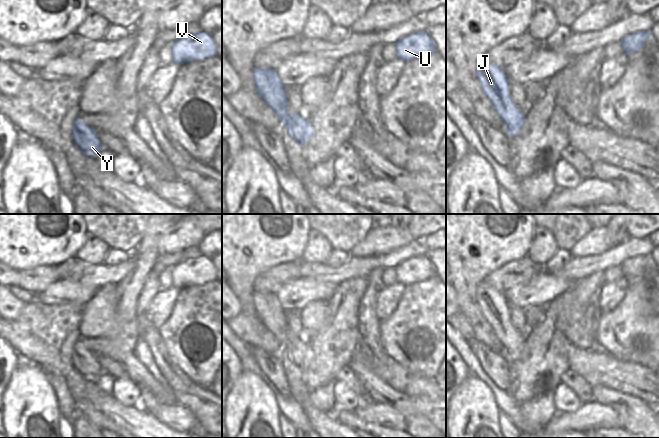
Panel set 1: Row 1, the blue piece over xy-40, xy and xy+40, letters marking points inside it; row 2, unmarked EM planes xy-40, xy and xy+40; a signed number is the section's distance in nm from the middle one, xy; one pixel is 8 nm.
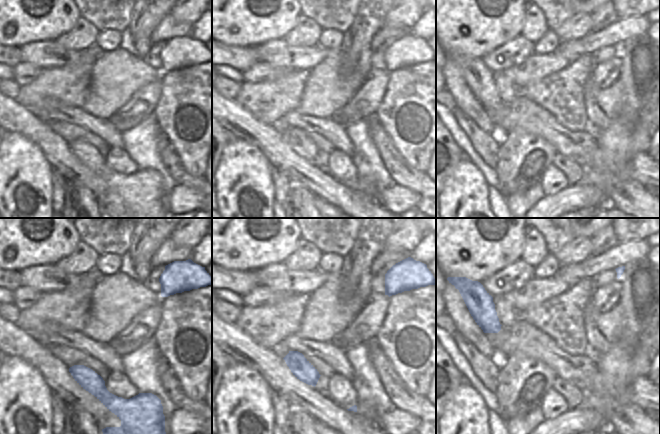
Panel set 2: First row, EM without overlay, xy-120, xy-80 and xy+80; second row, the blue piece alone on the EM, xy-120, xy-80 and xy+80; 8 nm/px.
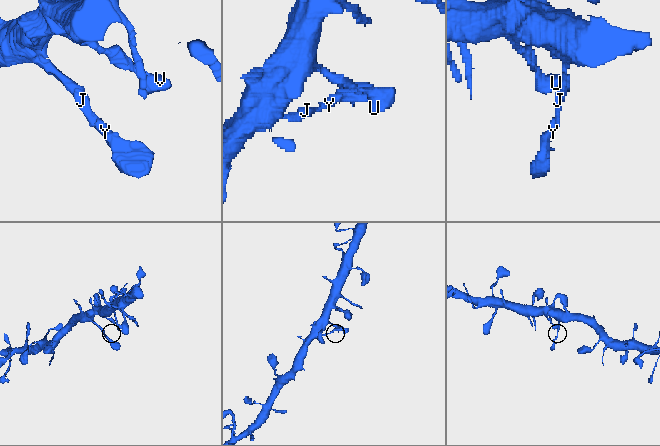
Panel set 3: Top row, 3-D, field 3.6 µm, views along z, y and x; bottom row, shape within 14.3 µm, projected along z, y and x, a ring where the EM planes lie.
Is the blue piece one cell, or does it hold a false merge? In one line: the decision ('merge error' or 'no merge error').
no merge error

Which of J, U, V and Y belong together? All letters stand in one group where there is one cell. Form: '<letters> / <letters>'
J U V Y

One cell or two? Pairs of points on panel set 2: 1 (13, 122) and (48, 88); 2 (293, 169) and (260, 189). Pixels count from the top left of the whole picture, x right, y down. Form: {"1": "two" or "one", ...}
{"1": "two", "2": "two"}

